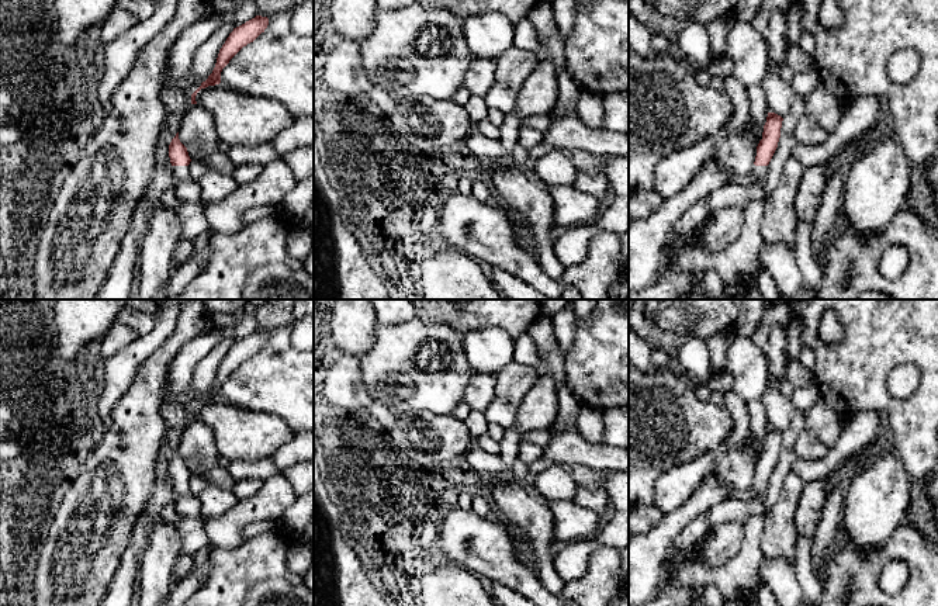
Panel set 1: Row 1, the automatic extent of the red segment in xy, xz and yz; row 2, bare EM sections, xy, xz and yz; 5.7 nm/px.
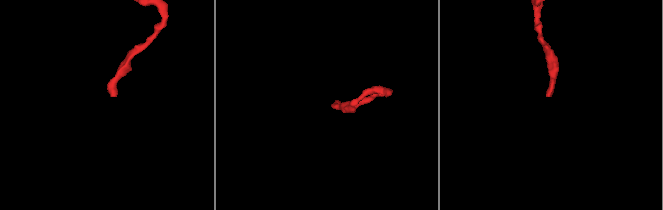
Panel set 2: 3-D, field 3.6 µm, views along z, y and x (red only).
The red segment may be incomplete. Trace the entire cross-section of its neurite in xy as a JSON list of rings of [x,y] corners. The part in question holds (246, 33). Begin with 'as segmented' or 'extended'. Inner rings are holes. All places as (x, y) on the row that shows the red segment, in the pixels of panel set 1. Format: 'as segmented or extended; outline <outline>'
as segmented; outline [[[256,15],[245,24],[233,28],[219,49],[215,67],[205,82],[191,94],[191,104],[197,104],[195,96],[201,89],[221,83],[221,72],[229,60],[248,44],[253,42],[269,25],[269,18]]]

